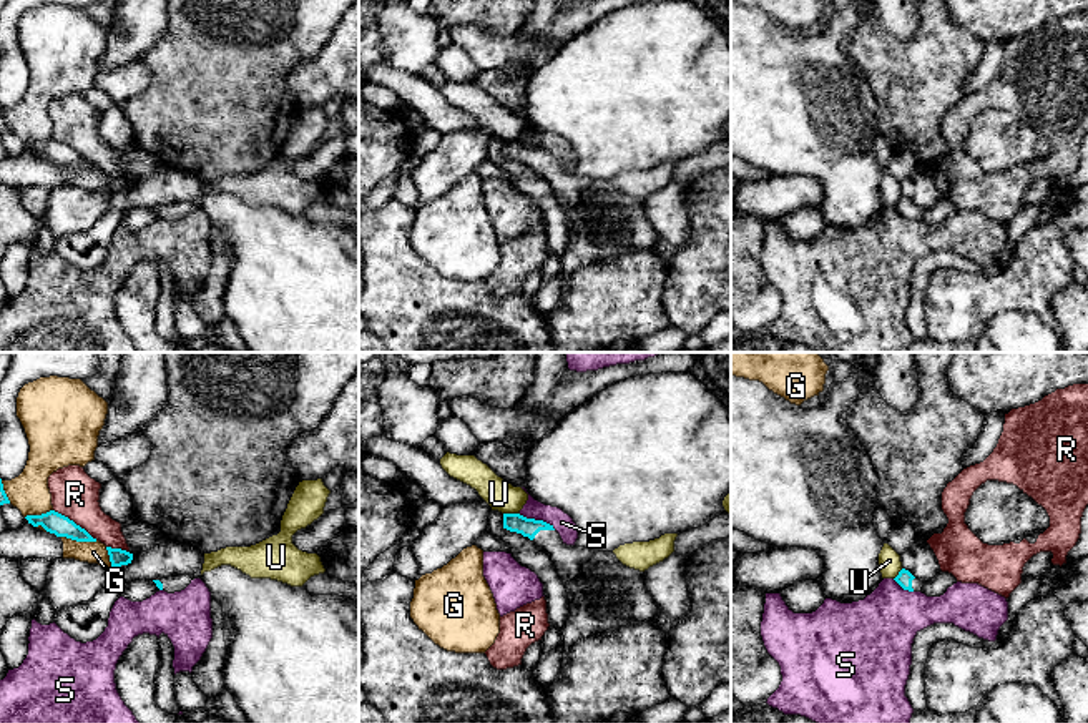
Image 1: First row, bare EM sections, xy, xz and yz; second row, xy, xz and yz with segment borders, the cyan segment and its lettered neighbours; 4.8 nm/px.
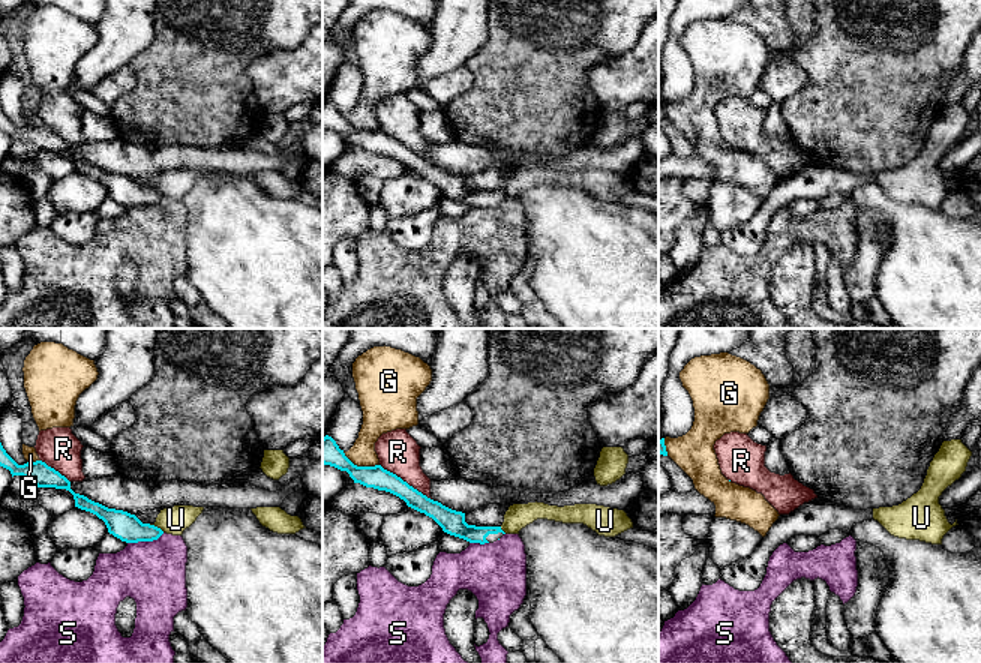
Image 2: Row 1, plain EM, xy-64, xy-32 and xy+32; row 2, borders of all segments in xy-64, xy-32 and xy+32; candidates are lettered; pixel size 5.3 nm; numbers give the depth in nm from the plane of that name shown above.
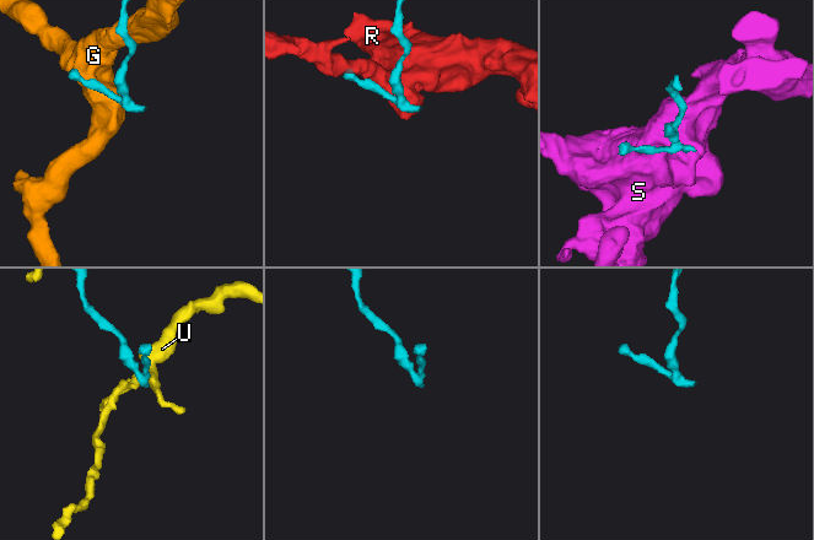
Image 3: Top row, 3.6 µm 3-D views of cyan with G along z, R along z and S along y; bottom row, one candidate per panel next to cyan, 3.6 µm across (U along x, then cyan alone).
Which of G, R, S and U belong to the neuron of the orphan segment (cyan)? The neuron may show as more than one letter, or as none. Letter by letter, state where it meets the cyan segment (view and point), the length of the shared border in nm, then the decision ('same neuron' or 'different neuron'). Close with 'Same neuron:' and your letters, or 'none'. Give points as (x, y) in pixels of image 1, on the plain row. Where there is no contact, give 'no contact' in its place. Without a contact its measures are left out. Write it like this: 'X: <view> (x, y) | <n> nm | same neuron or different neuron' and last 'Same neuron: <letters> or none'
G: xy (78, 168) | 190 nm | different neuron
R: xy (73, 150) | 260 nm | different neuron
S: xz (537, 148) | 200 nm | different neuron
U: xz (512, 142) | 80 nm | different neuron
Same neuron: none

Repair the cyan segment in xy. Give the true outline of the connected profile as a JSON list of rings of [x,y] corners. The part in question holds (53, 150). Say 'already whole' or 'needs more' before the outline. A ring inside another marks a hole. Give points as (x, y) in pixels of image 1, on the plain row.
already whole | [[[55,138],[42,143],[27,143],[25,146],[33,155],[42,153],[47,160],[55,161],[56,165],[66,165],[76,170],[96,170],[96,166],[93,166],[85,156]]]

